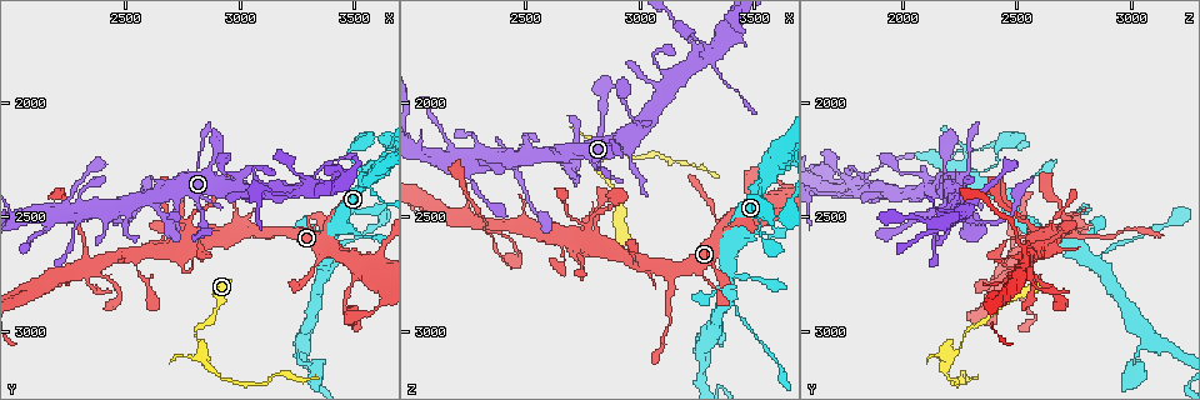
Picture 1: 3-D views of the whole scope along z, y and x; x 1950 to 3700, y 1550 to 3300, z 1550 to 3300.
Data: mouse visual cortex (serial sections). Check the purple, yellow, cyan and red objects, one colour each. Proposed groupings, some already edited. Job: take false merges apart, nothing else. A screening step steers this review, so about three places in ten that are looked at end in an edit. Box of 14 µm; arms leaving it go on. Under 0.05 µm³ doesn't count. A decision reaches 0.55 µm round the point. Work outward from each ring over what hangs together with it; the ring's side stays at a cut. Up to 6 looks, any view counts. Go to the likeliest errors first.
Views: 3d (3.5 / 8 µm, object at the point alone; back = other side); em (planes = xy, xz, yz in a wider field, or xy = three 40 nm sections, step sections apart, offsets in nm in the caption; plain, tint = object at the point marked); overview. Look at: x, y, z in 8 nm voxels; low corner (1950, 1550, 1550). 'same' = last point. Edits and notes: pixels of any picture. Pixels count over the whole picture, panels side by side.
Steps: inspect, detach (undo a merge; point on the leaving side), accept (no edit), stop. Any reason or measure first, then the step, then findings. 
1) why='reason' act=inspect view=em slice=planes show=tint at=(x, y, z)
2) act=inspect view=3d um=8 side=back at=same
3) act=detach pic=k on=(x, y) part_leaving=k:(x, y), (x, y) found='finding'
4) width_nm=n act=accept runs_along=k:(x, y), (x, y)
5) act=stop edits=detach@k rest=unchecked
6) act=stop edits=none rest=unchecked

why='branch point' act=inspect view=3d um=3.5 at=(2850, 3090, 2230)

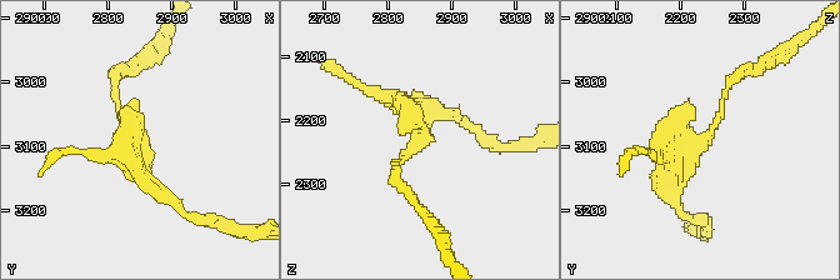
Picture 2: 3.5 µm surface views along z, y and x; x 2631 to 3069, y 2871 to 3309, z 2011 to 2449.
why='shape alone is not enough' act=inspect view=em slice=xy step=2 show=tint at=(2855, 3100, 2220)

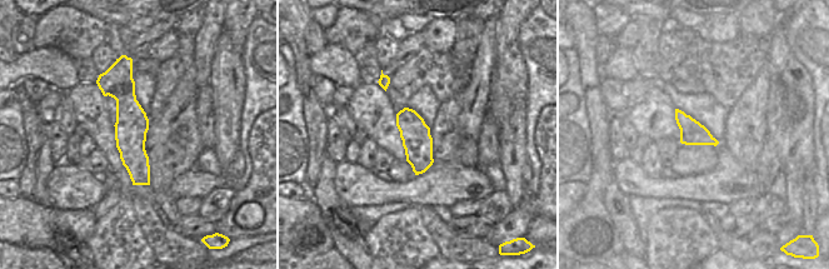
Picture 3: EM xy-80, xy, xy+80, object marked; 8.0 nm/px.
act=inspect view=em slice=xy step=5 show=tint at=same

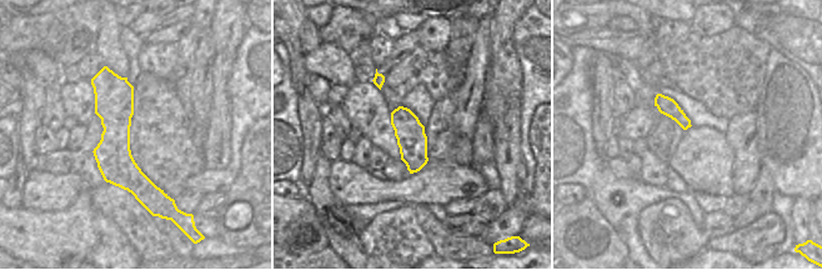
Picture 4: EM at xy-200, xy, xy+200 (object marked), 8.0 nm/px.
act=accept runs_along=2:(115, 81), (141, 174), (180, 211) found='all the same cell'

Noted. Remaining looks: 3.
why='thin neck' act=inspect view=3d um=8 at=(2320, 2590, 2510)

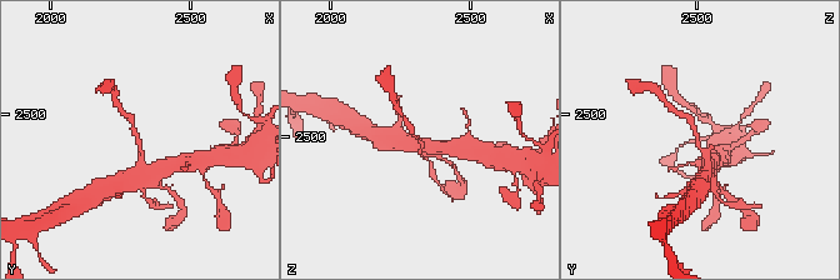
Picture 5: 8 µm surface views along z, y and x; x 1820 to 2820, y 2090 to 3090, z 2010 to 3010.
why='closer look' act=inspect view=3d um=3.5 side=back at=(2310, 2590, 2510)

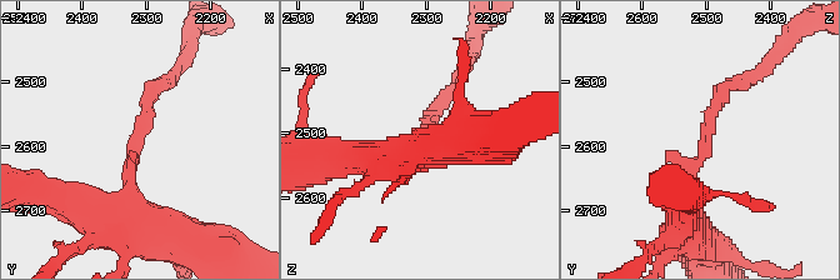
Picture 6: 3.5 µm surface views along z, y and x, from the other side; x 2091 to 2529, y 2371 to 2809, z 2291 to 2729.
arm_widths_nm=200,250 why='need the tissue' act=inspect view=em slice=xy step=1 show=tint at=(2310, 2585, 2500)

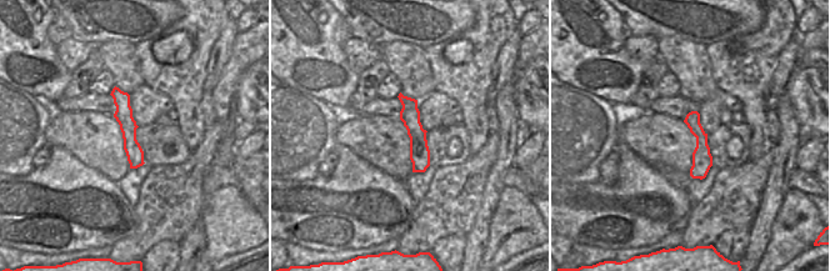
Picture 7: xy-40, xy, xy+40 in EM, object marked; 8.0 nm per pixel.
act=accept runs_along=6:(681, 216), (714, 105), (746, 79) found='one cell here'

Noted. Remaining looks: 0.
act=stop edits=none rest=unchecked

